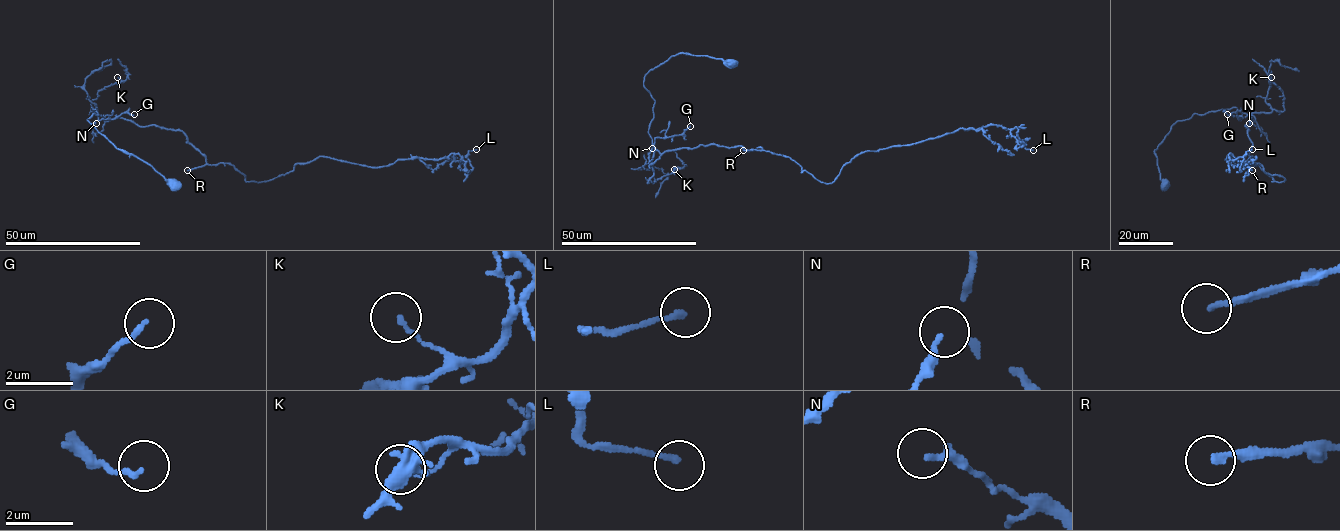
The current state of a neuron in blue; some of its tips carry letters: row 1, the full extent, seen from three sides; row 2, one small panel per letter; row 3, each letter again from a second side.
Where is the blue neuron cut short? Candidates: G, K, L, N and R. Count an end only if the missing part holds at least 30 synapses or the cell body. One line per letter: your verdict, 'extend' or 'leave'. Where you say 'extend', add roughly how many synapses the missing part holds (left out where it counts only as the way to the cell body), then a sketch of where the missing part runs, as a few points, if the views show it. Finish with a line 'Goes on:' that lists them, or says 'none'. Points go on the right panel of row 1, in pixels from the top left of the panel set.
G: leave
K: leave
L: leave
N: leave
R: extend | 180 syn | (1252, 170), (1254, 180), (1233, 178), (1242, 167), (1253, 171), (1254, 187), (1248, 189), (1255, 192)
Goes on: R

